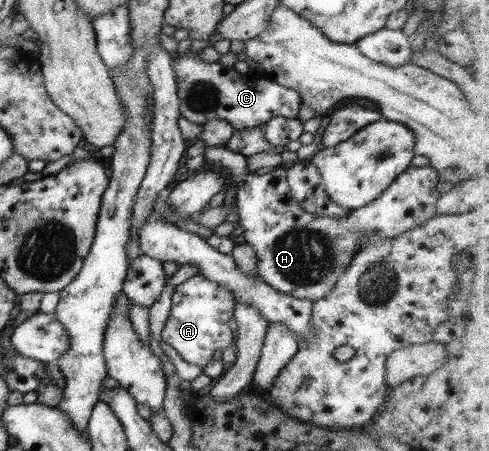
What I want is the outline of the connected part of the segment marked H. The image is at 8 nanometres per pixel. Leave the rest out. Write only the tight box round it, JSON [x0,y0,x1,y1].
[204,144,441,302]

